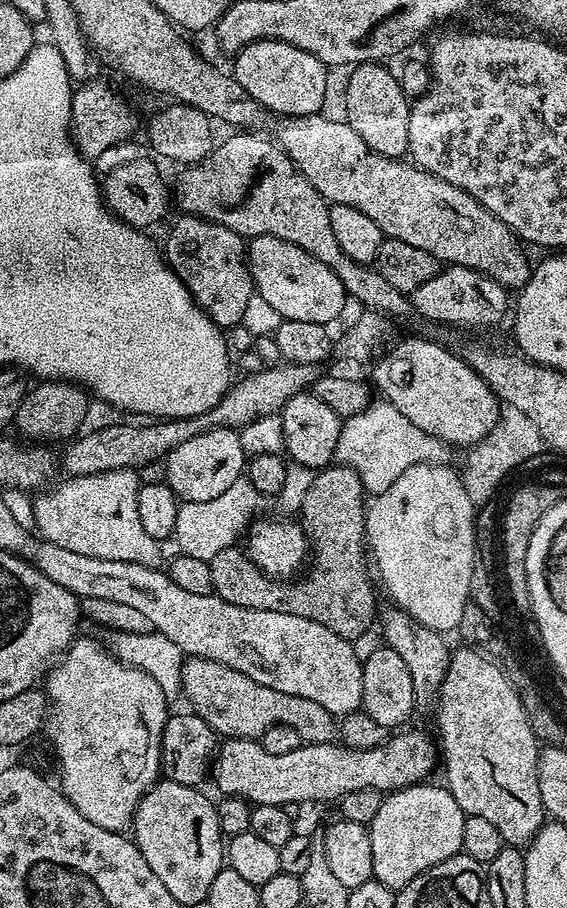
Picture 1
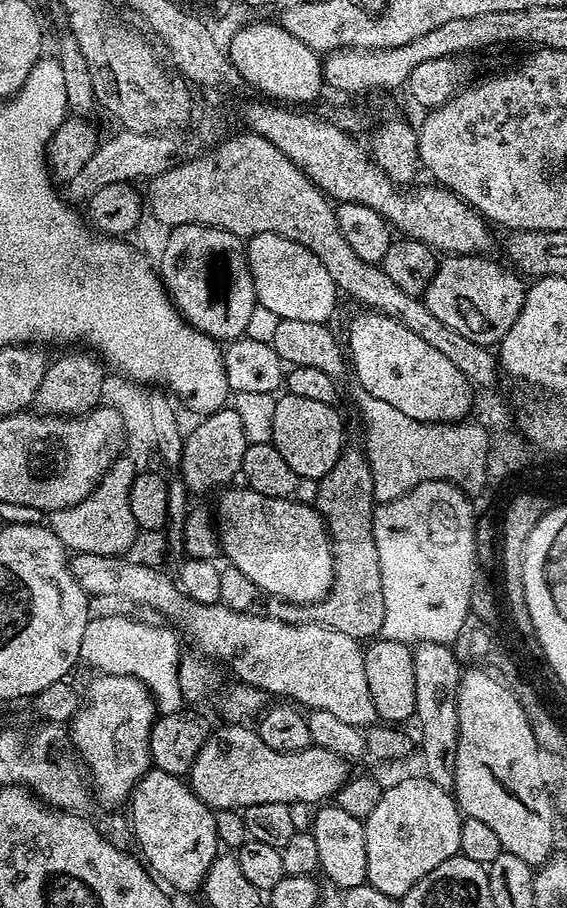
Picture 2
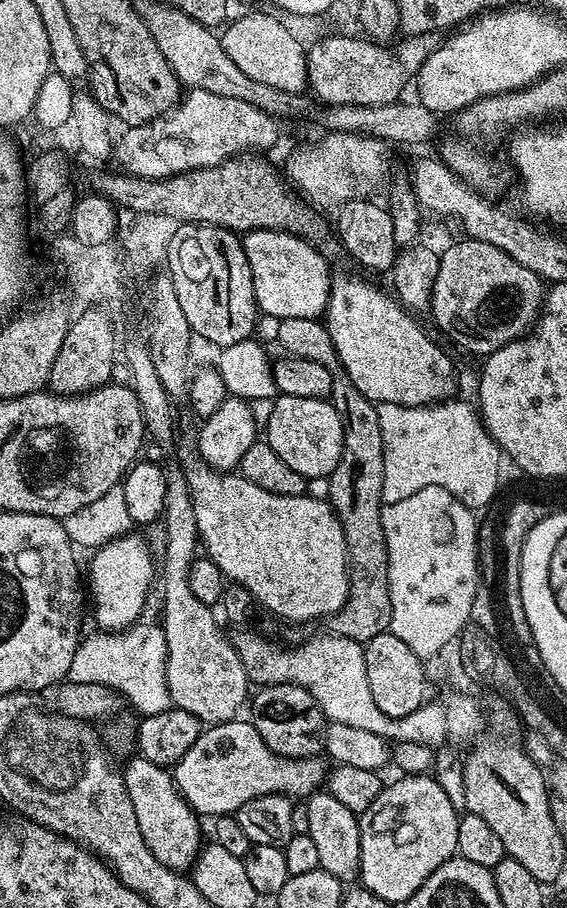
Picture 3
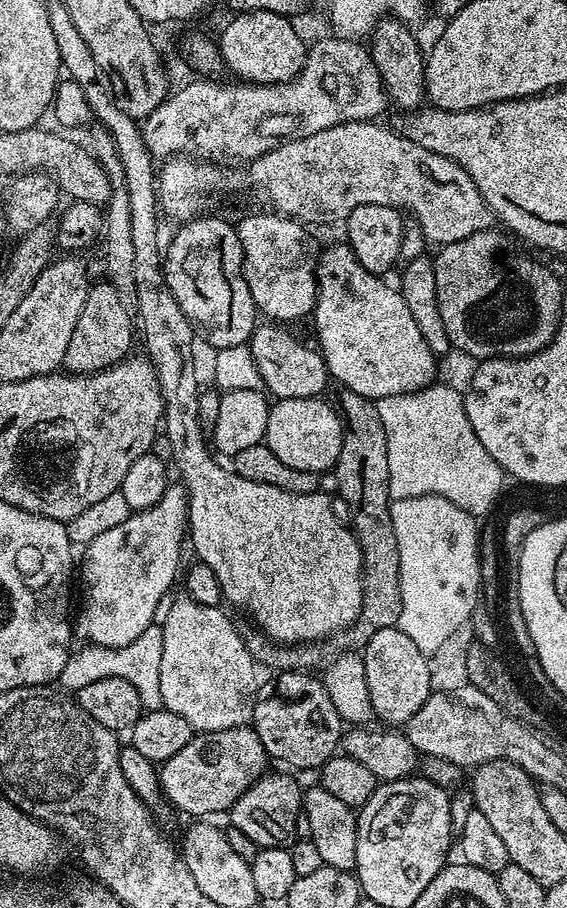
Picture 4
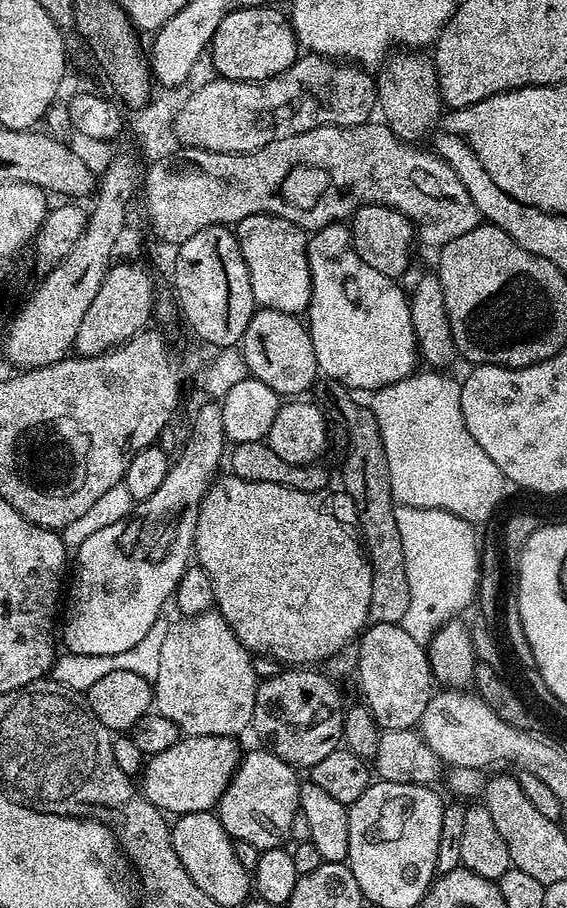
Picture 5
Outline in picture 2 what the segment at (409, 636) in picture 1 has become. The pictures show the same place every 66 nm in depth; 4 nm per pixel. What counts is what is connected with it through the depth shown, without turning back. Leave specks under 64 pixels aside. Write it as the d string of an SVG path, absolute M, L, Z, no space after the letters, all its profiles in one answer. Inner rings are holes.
M426 641L417 643L412 648L414 658L414 690L416 694L415 723L420 723L420 732L424 735L424 768L423 775L438 786L451 789L454 782L454 758L458 754L458 714L456 713L456 691L460 688L462 665L456 653L447 643Z

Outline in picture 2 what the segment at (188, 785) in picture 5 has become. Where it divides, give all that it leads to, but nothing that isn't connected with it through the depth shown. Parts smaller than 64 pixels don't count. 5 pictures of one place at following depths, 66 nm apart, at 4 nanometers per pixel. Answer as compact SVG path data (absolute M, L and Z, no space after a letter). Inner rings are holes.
M244 722L221 725L221 728L213 727L202 750L198 750L198 758L190 773L193 794L213 810L243 810L262 802L286 805L306 802L316 806L335 797L336 791L350 778L349 761L330 750L315 746L297 752L270 750L255 727Z

